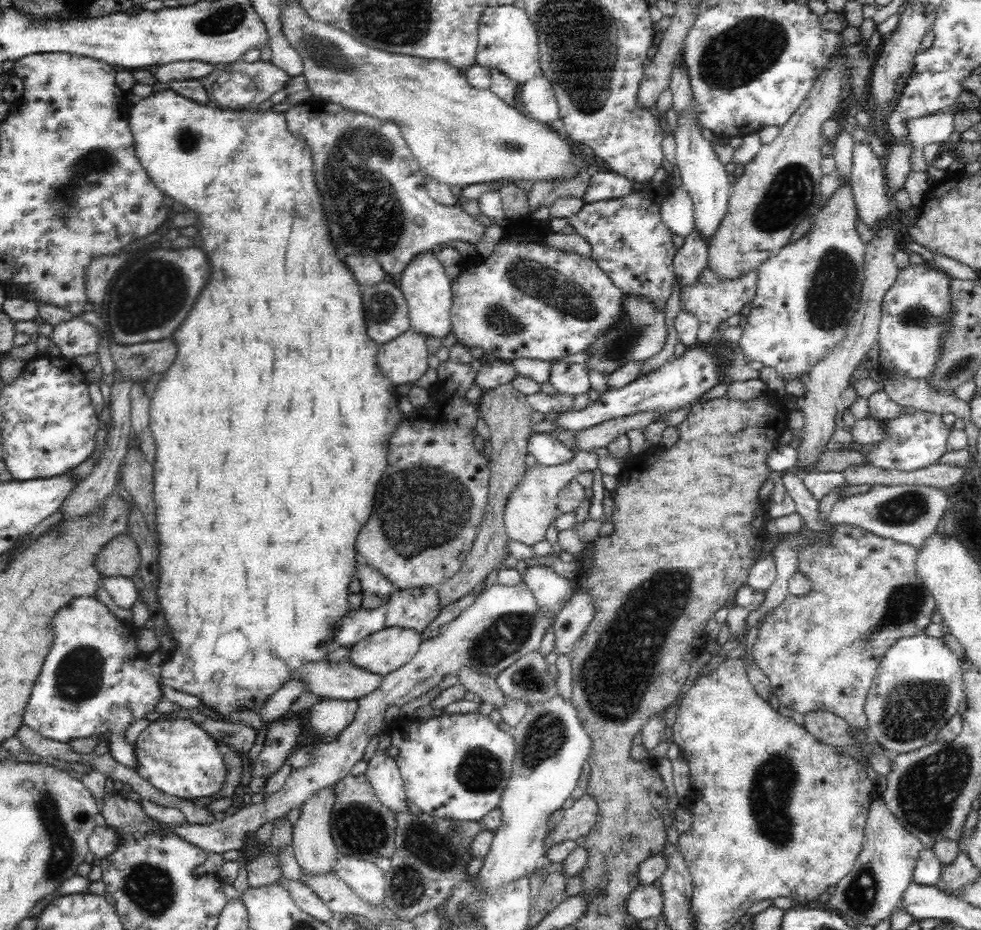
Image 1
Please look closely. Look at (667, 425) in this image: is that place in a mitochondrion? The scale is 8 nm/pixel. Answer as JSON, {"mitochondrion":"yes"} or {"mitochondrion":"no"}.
{"mitochondrion":"no"}

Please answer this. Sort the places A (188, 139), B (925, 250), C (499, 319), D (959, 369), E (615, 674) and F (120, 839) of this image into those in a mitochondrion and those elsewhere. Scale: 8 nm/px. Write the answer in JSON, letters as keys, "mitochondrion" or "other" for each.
{"A":"mitochondrion","B":"other","C":"mitochondrion","D":"mitochondrion","E":"mitochondrion","F":"other"}

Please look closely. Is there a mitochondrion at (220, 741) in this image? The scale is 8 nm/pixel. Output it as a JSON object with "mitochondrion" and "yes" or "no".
{"mitochondrion":"no"}

